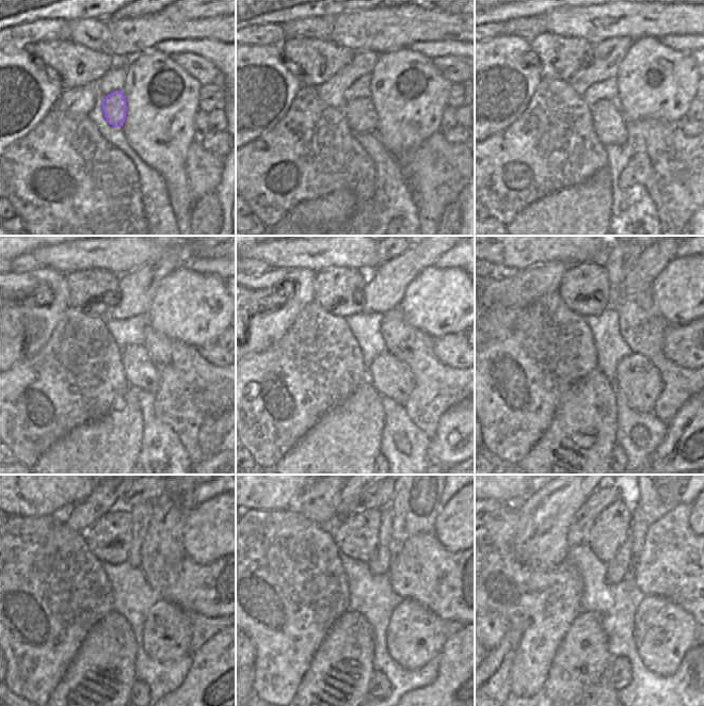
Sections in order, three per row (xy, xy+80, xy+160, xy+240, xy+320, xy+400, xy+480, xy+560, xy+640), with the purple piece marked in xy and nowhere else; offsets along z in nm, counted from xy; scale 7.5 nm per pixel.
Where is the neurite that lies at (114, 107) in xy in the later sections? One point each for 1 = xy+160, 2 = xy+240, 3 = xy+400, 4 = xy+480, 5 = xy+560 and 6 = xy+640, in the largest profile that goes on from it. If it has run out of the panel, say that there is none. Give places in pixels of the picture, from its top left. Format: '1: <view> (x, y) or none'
1: xy+160 (610, 127)
2: xy+240 (141, 373)
3: xy+400 (640, 383)
4: xy+480 (166, 632)
5: xy+560 (415, 635)
6: xy+640 (664, 632)

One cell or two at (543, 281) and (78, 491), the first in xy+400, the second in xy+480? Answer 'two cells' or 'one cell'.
two cells

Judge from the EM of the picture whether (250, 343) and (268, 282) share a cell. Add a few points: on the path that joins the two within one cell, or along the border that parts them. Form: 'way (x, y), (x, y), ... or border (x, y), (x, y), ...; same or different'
way (274, 323), (300, 299), (300, 281), (292, 274); same

